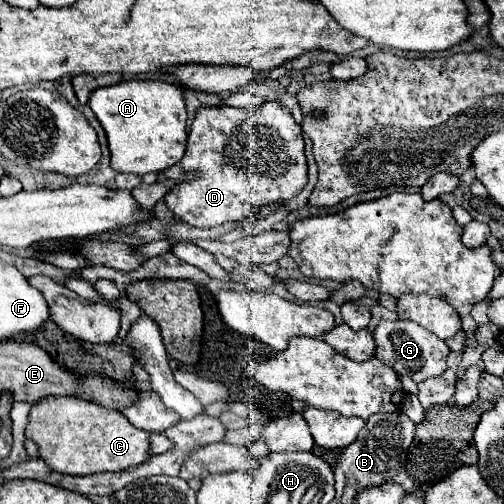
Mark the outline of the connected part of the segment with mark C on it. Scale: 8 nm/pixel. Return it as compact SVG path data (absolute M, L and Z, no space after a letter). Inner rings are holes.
M50 396L34 402L24 434L38 446L38 456L48 464L48 468L60 474L88 476L98 472L124 472L150 458L150 432L132 426L122 412L74 396Z

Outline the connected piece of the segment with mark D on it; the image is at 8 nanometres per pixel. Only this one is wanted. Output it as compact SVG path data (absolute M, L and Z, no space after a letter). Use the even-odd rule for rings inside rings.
M266 100L264 104L256 108L200 108L192 130L188 136L188 150L180 164L168 168L164 172L166 178L180 178L186 172L198 172L196 180L178 184L172 188L164 200L168 208L186 224L198 226L198 228L212 228L226 222L238 222L256 218L262 206L272 204L274 200L288 200L296 196L308 182L308 168L306 168L306 156L304 156L304 140L302 130L280 102Z

